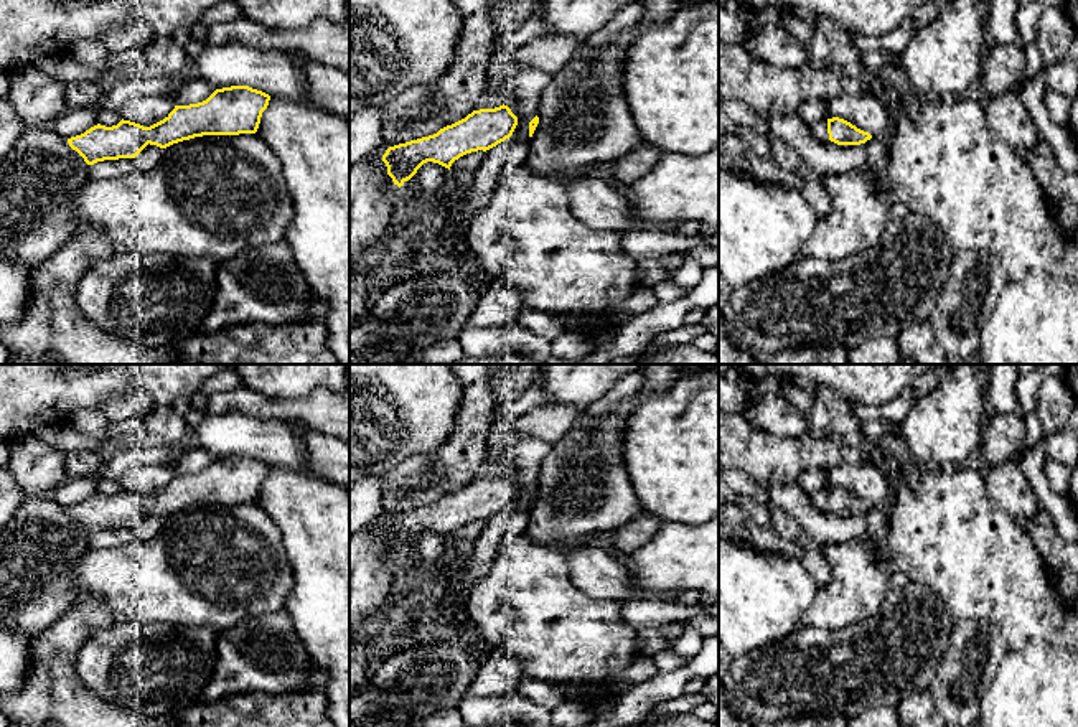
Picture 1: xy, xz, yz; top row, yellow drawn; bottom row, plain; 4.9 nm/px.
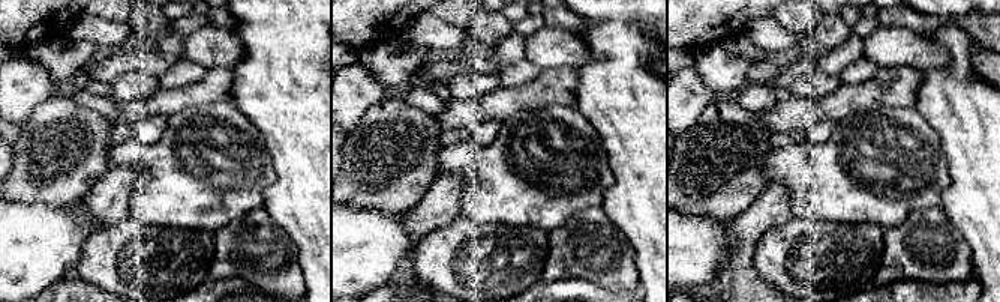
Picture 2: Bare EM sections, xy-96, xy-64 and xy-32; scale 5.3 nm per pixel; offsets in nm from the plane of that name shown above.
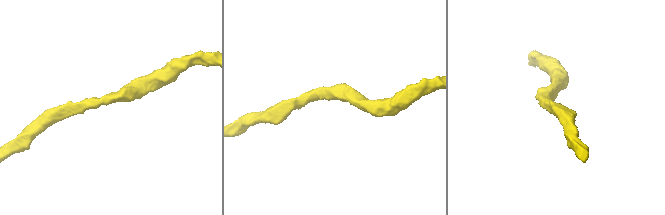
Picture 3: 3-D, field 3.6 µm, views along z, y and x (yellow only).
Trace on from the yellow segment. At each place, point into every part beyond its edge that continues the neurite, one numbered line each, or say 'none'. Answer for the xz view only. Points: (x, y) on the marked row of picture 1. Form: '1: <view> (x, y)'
none

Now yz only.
none

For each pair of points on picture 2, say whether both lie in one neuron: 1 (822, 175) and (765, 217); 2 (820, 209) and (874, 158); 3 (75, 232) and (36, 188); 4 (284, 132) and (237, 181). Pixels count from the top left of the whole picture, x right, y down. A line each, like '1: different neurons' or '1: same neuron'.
1: different neurons
2: same neuron
3: different neurons
4: different neurons

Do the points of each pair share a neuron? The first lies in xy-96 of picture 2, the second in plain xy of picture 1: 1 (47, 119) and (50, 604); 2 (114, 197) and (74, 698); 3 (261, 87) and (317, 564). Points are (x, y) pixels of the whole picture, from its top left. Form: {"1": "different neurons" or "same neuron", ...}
{"1": "same neuron", "2": "same neuron", "3": "same neuron"}

